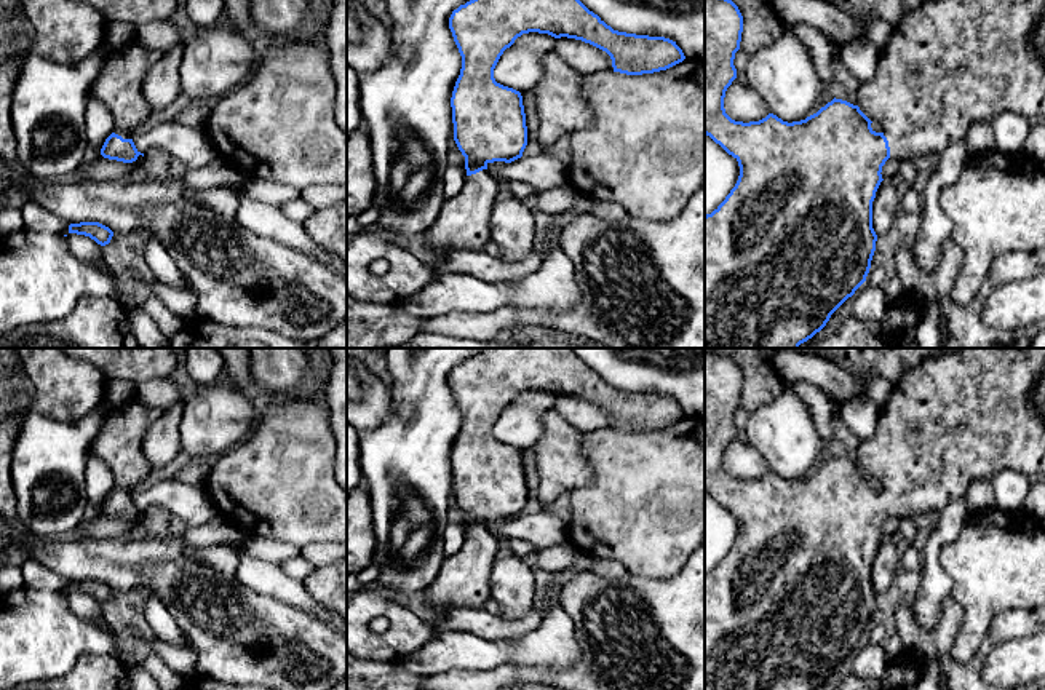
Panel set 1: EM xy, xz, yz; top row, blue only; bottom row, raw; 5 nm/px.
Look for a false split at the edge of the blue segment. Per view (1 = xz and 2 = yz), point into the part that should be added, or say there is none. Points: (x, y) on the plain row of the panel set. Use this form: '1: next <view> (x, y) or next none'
1: next xz (462, 580)
2: next yz (954, 419)

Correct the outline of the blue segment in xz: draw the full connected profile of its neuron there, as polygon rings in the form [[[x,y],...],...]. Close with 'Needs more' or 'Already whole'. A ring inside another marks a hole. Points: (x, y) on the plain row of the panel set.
[[[483,348],[481,353],[452,369],[449,387],[462,414],[451,465],[454,498],[465,514],[467,538],[459,553],[444,557],[436,578],[425,591],[431,617],[460,607],[484,609],[492,597],[489,577],[499,551],[499,537],[487,529],[487,522],[511,521],[522,514],[527,503],[522,454],[494,436],[500,414],[518,395],[538,390],[554,396],[582,398],[606,409],[612,417],[614,430],[626,433],[666,428],[685,417],[682,407],[670,396],[614,388],[570,348]]]. Needs more

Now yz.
[[[959,348],[951,355],[922,359],[895,385],[888,402],[880,409],[876,434],[860,442],[858,462],[832,457],[817,471],[801,479],[783,479],[769,471],[759,479],[735,479],[724,466],[727,446],[737,436],[733,423],[740,407],[743,374],[738,364],[719,353],[705,351],[705,492],[732,513],[740,524],[735,545],[725,557],[705,573],[705,690],[820,690],[831,672],[866,639],[876,609],[877,593],[872,586],[872,559],[882,537],[882,524],[892,516],[938,513],[944,505],[962,498],[978,479],[992,479],[1002,470],[1018,470],[1031,481],[1045,478],[1045,348]]]. Needs more

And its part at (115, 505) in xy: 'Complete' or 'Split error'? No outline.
Split error

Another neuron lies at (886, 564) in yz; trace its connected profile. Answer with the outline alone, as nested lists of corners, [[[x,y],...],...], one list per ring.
[[[882,538],[872,559],[872,586],[877,594],[885,593],[895,583],[900,569],[896,546],[888,538]]]

